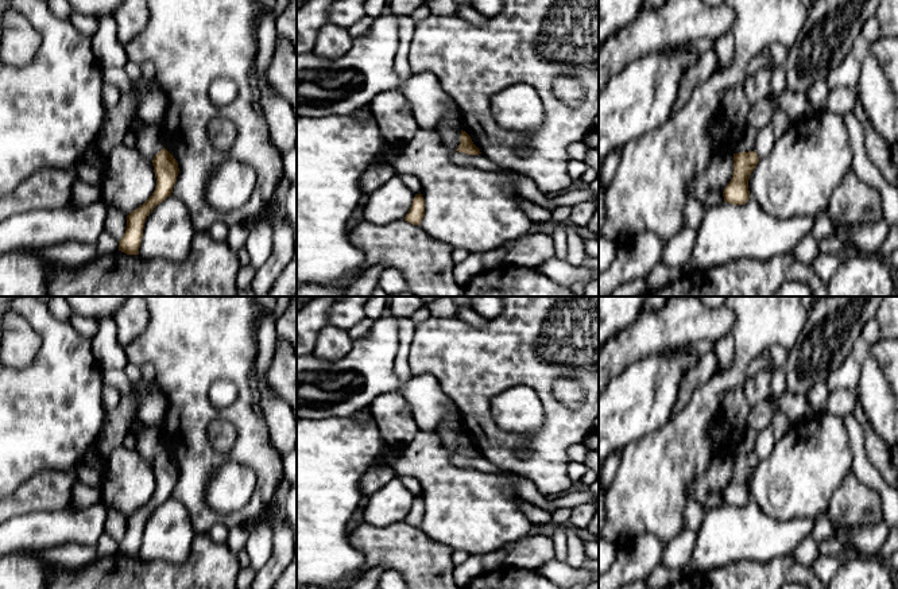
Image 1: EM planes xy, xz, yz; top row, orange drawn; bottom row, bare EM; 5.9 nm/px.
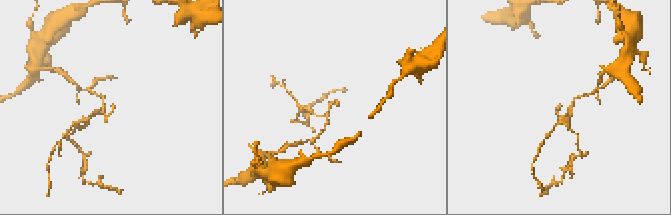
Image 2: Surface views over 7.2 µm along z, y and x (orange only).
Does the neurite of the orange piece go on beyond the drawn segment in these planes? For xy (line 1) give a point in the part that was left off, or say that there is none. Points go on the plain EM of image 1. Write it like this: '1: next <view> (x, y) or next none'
1: next none

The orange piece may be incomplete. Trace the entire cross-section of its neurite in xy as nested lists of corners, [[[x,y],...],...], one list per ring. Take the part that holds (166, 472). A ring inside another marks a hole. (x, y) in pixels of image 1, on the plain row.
[[[162,450],[152,461],[156,488],[152,497],[136,512],[127,518],[125,535],[119,543],[119,553],[127,557],[139,557],[143,531],[147,518],[171,497],[179,470],[174,458]]]

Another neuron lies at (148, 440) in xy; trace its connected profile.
[[[133,419],[128,433],[136,438],[135,450],[148,462],[152,462],[164,450],[159,427],[146,426],[139,419]]]

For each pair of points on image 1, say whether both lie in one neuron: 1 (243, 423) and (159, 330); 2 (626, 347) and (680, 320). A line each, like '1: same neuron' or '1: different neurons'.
1: same neuron
2: same neuron

